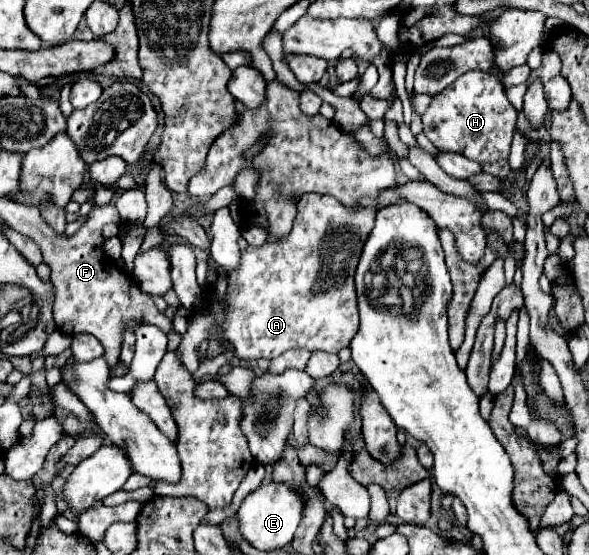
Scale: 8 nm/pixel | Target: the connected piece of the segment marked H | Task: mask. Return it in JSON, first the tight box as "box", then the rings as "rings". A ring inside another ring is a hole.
{"box":[422,71,516,163],"rings":[[[470,71],[438,93],[422,115],[424,135],[440,151],[460,153],[472,161],[486,163],[508,159],[510,139],[516,129],[516,109],[504,95],[504,85],[482,71]]]}

